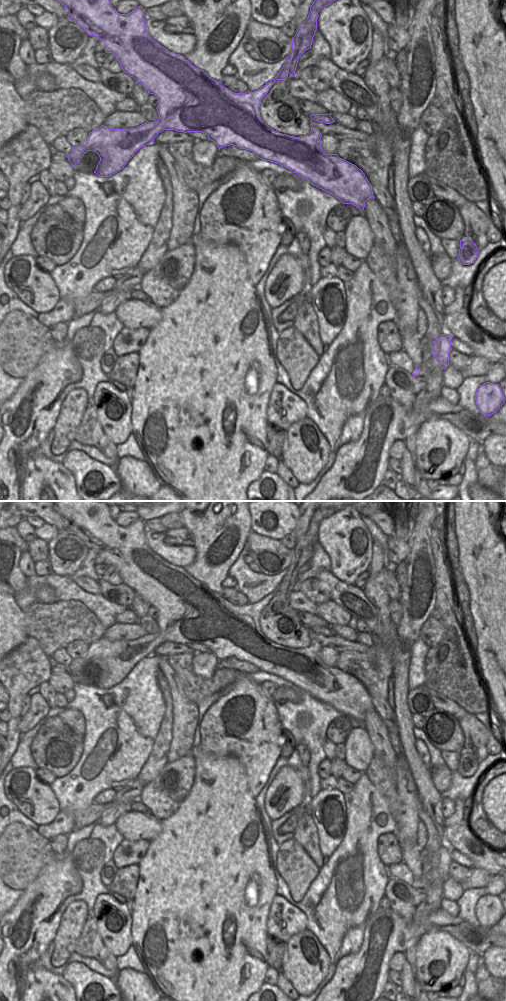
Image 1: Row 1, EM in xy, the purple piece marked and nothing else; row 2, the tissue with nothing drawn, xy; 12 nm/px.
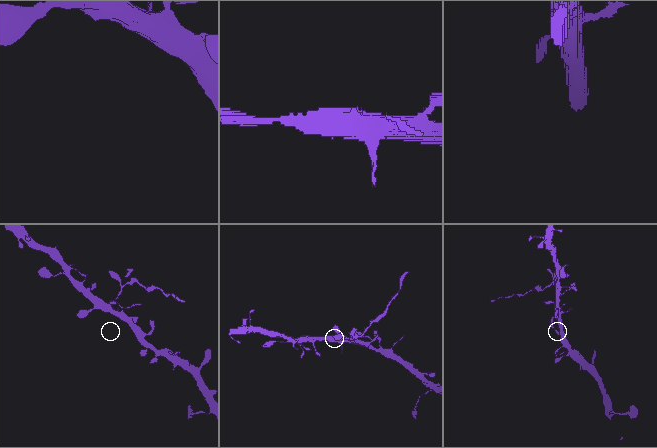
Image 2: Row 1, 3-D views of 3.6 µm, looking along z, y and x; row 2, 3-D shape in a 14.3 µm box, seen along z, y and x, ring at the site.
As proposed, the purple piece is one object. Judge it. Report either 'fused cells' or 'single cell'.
fused cells

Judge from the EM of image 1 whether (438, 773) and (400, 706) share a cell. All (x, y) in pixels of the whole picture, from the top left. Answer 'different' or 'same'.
different

